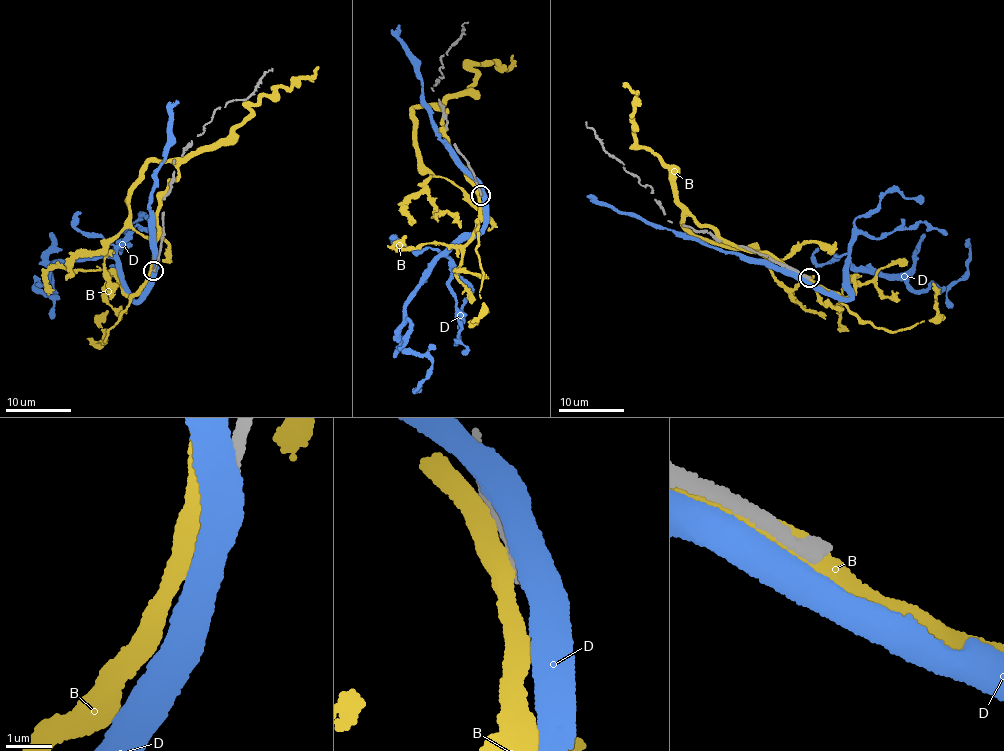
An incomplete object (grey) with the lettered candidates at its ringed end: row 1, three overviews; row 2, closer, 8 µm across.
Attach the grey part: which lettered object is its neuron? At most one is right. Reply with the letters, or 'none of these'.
none of these

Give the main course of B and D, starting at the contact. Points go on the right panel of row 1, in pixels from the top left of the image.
B: (806, 277), (688, 215), (681, 222), (760, 253), (789, 288), (811, 279), (817, 300), (844, 309)
D: (800, 275), (847, 298), (846, 267), (853, 266), (923, 292), (967, 271), (967, 239)

